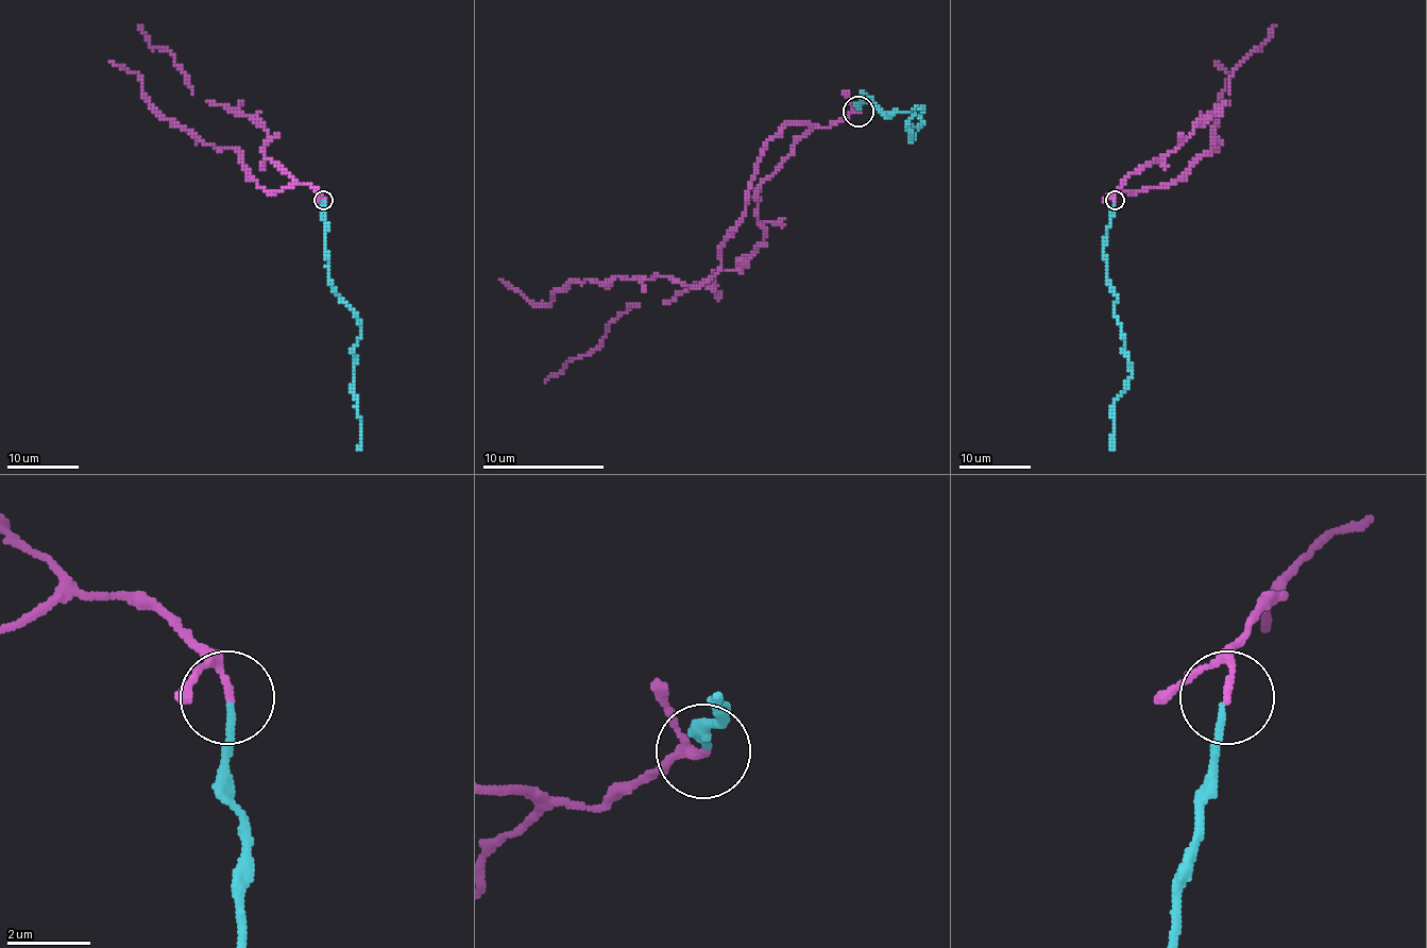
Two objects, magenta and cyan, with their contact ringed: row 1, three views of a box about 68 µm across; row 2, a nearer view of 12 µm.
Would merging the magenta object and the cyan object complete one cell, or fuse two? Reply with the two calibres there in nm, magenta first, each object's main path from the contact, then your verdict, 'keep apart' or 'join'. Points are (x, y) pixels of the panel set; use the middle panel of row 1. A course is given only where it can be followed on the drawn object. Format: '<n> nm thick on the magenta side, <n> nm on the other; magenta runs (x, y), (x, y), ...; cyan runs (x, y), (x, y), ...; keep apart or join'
170 nm thick on the magenta side, 160 nm on the other; magenta runs (858, 112), (827, 128), (787, 124), (766, 142), (720, 267), (697, 285), (588, 280), (529, 303), (499, 280); cyan runs (858, 109), (864, 94), (885, 115), (912, 112), (921, 121), (912, 128), (912, 139), (906, 131), (921, 106); join

